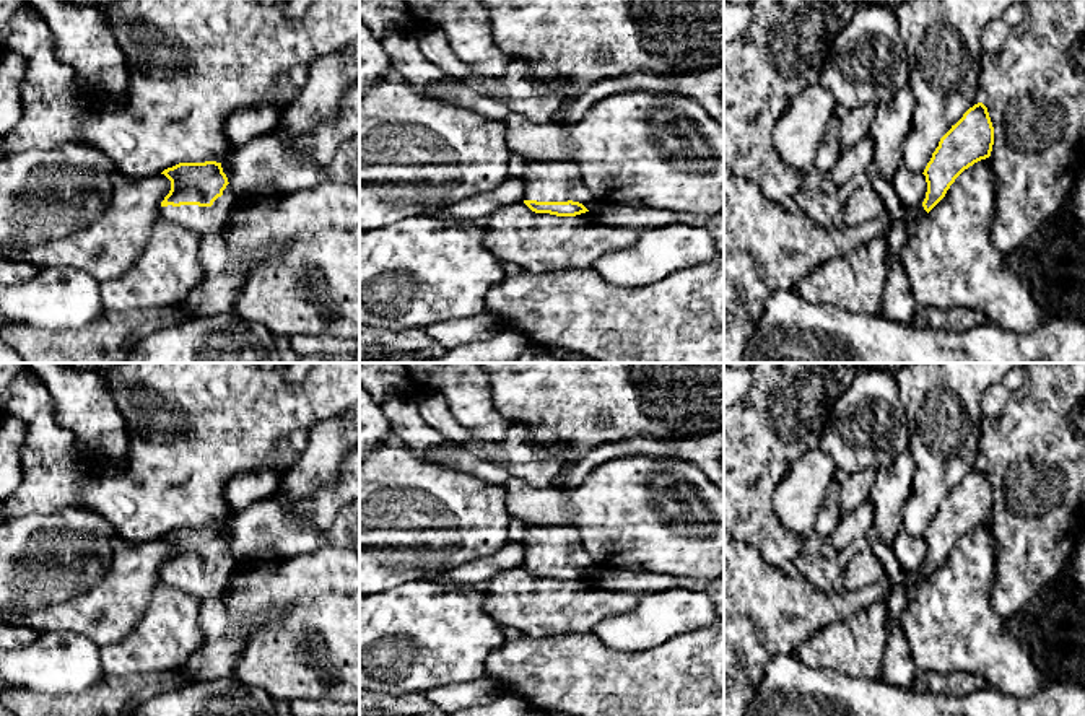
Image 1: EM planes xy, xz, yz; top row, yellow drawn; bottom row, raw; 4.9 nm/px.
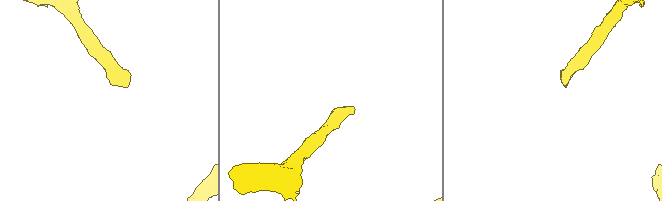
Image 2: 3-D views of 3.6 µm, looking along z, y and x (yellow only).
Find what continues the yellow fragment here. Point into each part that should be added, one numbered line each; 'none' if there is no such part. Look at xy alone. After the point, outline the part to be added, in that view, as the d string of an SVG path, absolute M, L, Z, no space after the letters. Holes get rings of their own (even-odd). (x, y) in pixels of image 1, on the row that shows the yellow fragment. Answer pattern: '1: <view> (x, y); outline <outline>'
1: xy (202, 220); outline M228 184L223 195L218 197L211 207L181 205L181 207L161 207L159 216L187 228L190 233L202 236L220 234L224 228L226 218L231 208L241 199L234 189Z

